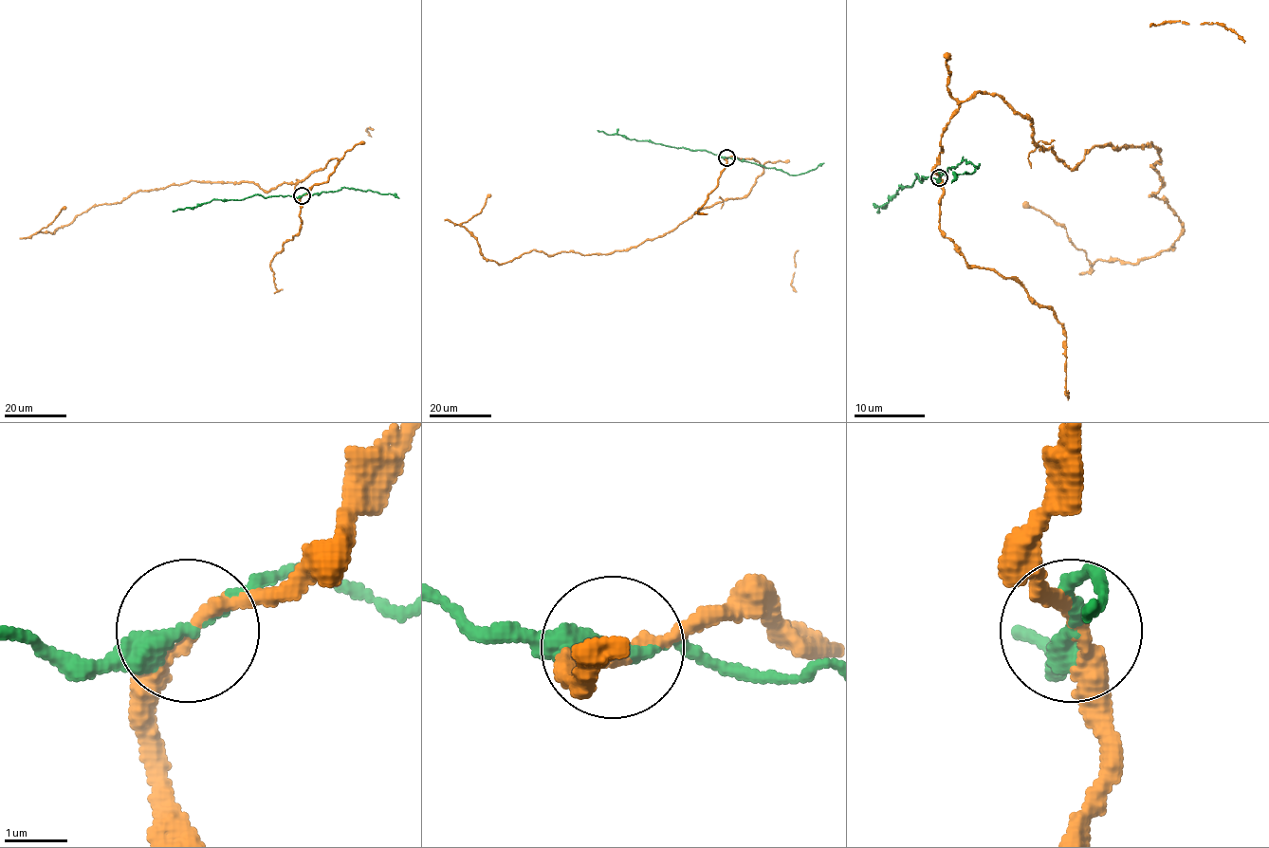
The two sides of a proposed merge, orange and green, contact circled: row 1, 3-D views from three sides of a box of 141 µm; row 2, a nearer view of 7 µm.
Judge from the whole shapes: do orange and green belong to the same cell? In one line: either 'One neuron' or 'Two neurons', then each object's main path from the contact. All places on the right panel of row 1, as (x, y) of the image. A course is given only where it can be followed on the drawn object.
Two neurons. Course of orange: (939, 178), (952, 113), (1001, 95), (1071, 167), (1152, 142), (1149, 195), (1182, 232), (1092, 263), (1023, 204). Course of green: (939, 178), (923, 176), (921, 181), (915, 175), (910, 187), (900, 185), (876, 213)

